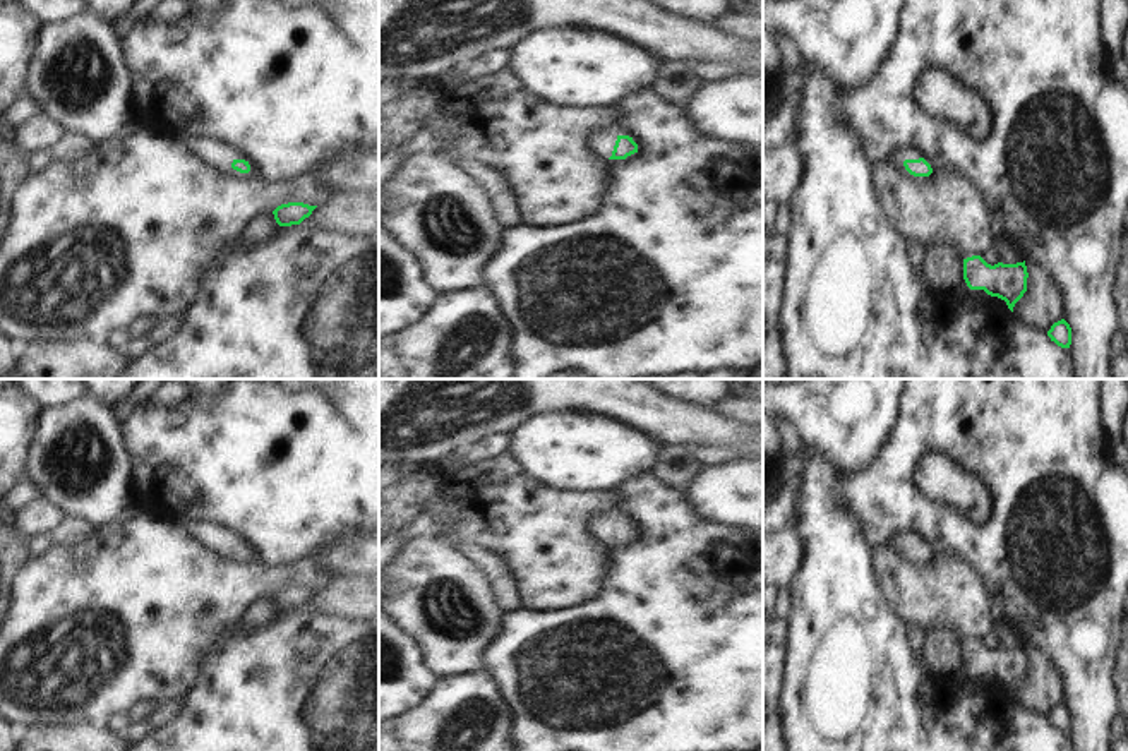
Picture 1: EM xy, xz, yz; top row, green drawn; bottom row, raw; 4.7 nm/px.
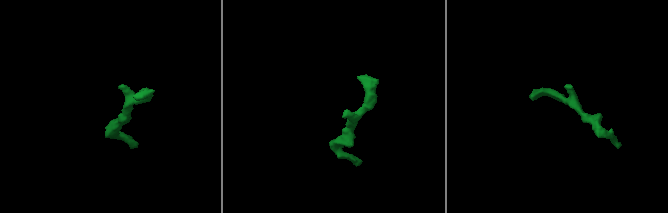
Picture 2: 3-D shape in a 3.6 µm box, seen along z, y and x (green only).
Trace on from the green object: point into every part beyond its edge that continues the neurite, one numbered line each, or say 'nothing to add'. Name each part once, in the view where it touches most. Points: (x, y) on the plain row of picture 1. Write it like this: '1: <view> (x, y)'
1: xz (602, 525)

